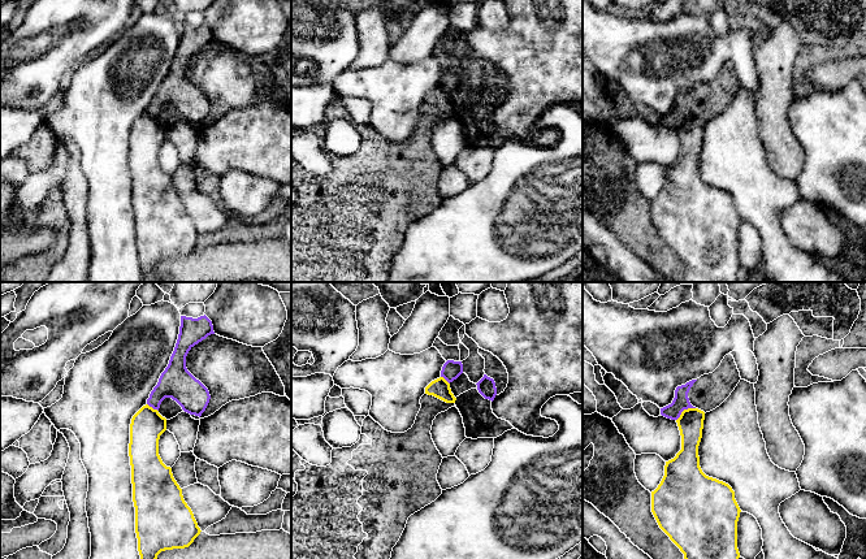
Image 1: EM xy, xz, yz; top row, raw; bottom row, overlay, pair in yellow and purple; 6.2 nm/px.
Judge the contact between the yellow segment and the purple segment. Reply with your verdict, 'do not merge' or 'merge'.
do not merge

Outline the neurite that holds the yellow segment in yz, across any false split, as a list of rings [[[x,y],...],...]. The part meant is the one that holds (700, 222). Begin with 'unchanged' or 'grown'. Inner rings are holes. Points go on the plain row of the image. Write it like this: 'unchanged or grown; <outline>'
unchanged; [[[684,118],[676,129],[681,159],[664,174],[664,185],[651,200],[651,221],[659,237],[684,263],[684,282],[737,282],[737,230],[740,216],[732,196],[706,185],[700,176],[698,155],[702,147],[705,121]]]

